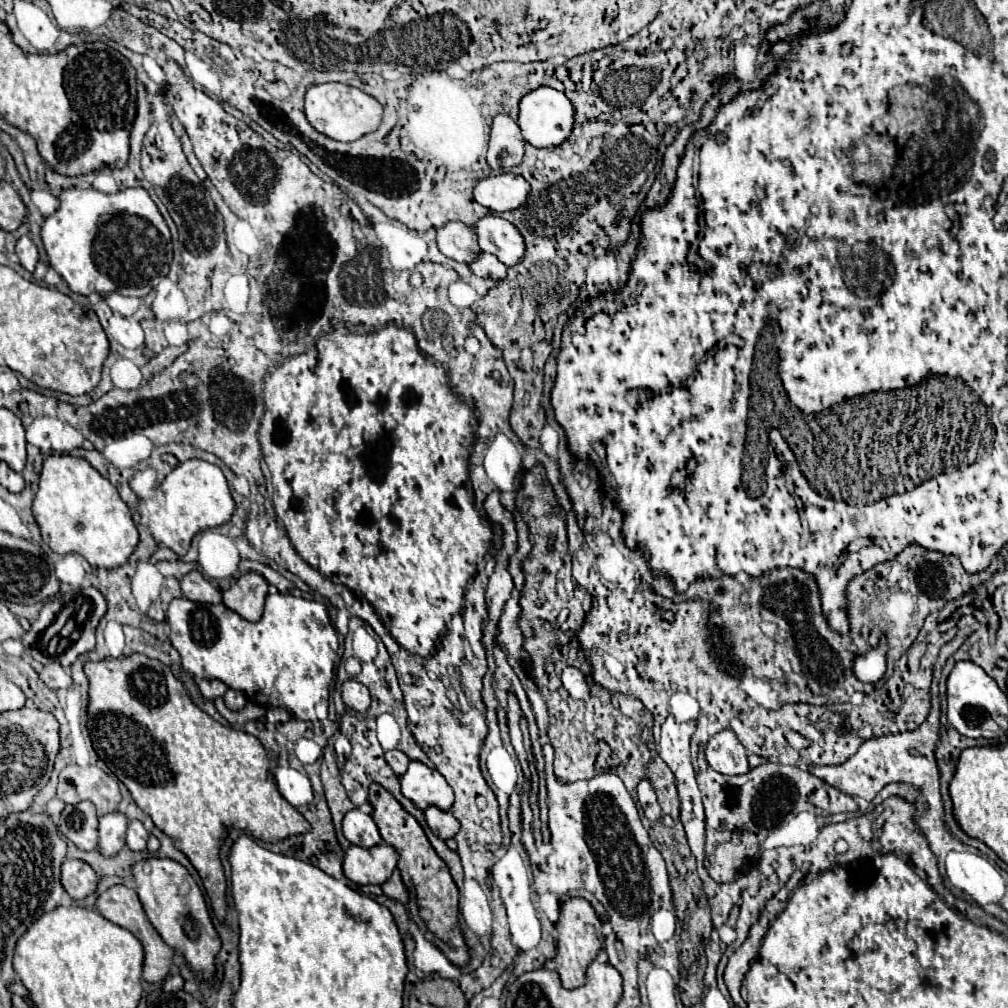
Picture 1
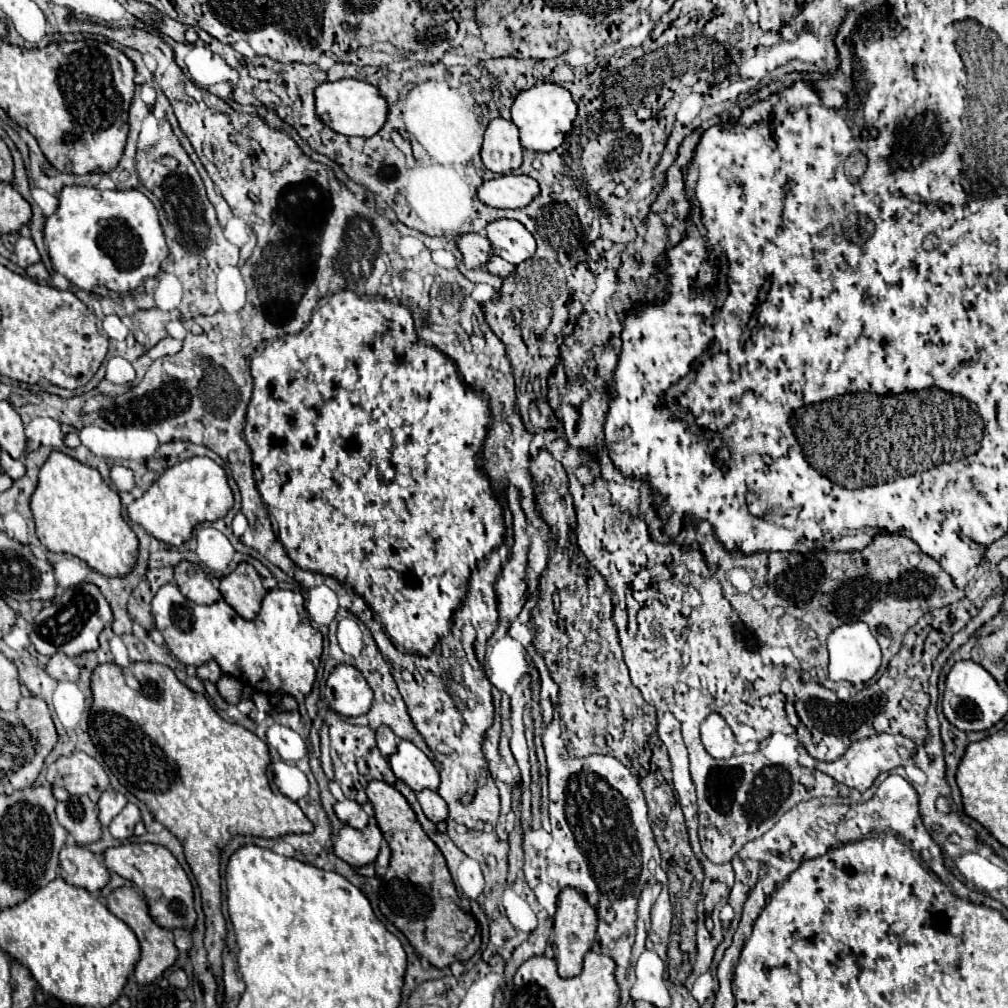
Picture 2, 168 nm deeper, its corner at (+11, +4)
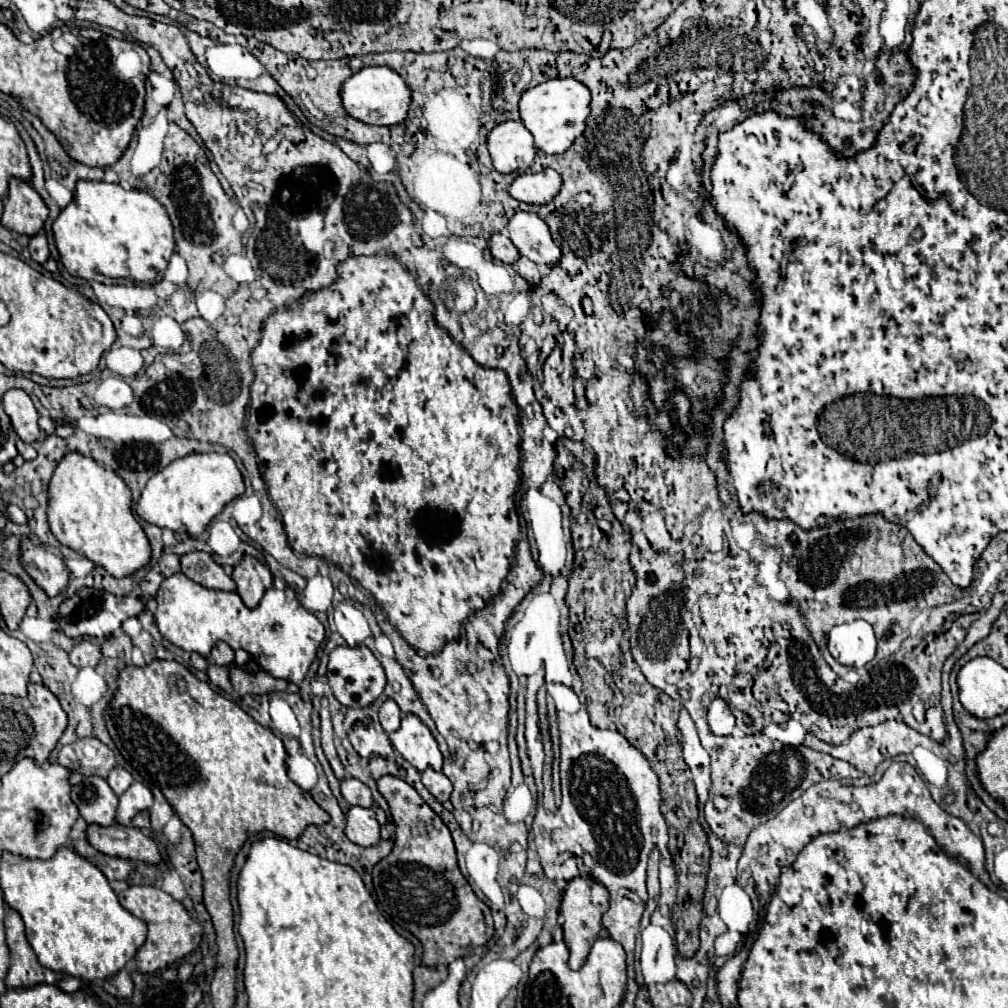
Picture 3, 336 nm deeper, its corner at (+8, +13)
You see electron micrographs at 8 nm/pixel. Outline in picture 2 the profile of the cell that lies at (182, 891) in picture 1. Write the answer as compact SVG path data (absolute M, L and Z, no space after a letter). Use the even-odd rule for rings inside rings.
M155 844L113 846L103 852L103 862L109 870L131 880L139 890L145 892L149 912L159 926L169 928L169 930L173 930L177 926L183 926L185 930L193 928L193 924L195 924L193 888L191 888L191 882L189 882L185 870L181 868L181 864L175 860L175 856L167 848L155 846Z

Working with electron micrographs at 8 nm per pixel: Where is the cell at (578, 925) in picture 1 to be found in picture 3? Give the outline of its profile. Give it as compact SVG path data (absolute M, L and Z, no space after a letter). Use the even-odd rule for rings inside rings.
M574 877L572 881L568 881L566 891L562 895L562 905L560 905L560 913L564 917L564 941L570 949L570 959L568 965L572 969L580 969L590 953L590 947L594 945L594 941L598 939L600 931L602 931L602 915L608 909L608 891L604 885L596 883L590 877Z

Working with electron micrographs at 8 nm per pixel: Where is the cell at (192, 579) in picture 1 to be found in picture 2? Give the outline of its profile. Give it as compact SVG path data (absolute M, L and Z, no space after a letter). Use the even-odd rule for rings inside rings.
M185 560L175 566L175 584L189 600L197 604L213 604L223 600L221 592L211 582L211 576L205 574L203 568L195 562Z

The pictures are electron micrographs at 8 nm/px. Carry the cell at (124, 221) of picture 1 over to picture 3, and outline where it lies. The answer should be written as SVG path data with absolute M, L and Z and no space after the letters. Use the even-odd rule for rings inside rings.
M78 181L74 199L60 211L52 225L52 233L62 265L70 275L78 275L80 279L94 279L94 273L100 273L112 279L154 283L164 273L166 263L174 253L174 227L160 201L146 191L124 189L122 185L106 181Z

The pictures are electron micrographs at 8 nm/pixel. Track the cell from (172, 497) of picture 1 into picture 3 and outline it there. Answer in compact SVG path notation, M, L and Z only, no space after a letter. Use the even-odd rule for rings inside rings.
M196 453L172 461L158 471L144 487L136 505L136 513L158 527L181 532L182 527L190 537L200 535L206 525L224 509L226 503L244 493L244 481L240 469L228 453Z

